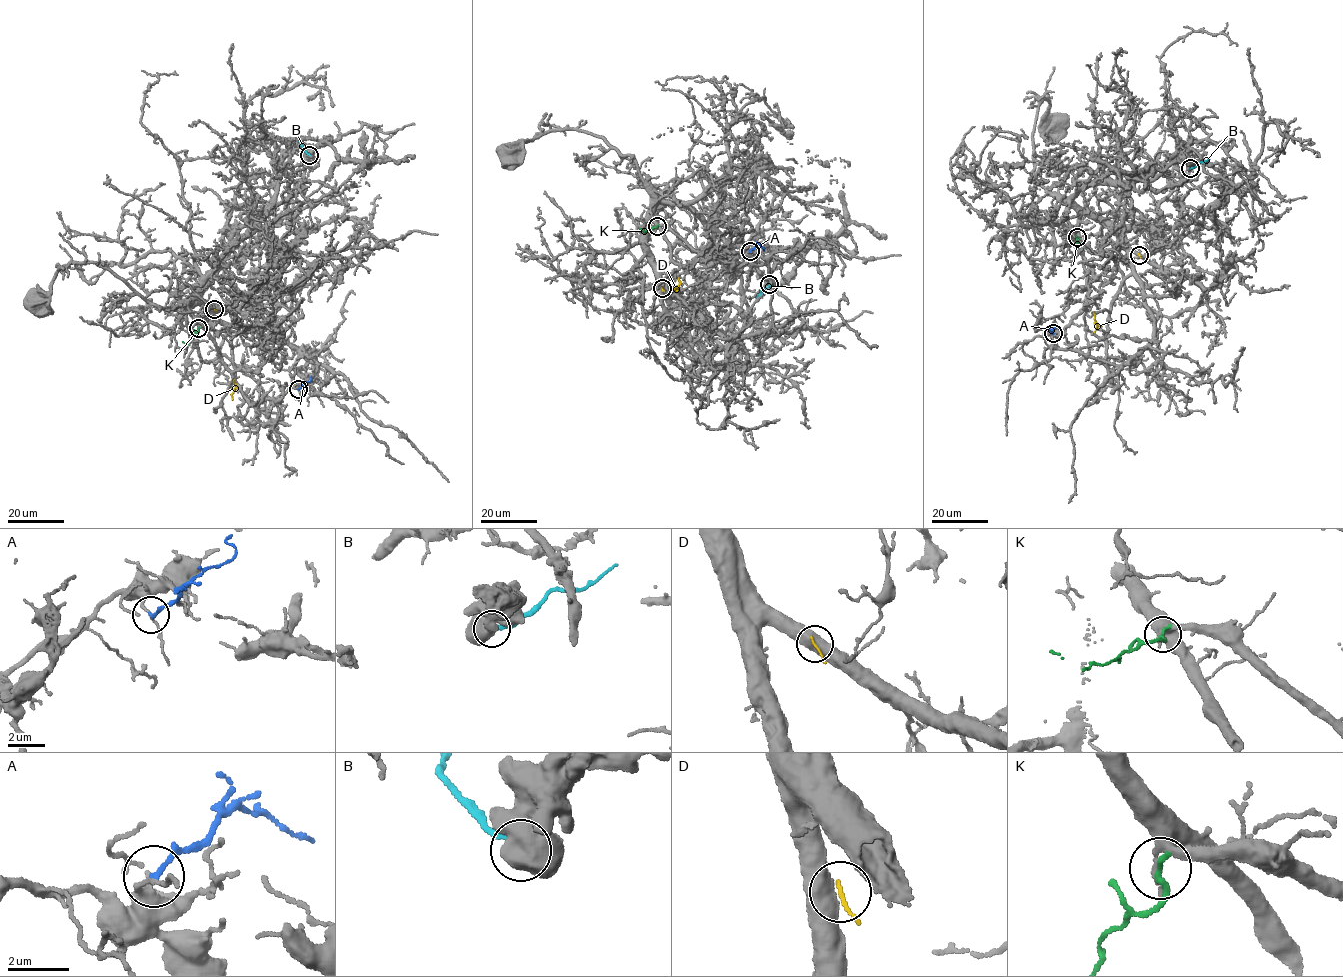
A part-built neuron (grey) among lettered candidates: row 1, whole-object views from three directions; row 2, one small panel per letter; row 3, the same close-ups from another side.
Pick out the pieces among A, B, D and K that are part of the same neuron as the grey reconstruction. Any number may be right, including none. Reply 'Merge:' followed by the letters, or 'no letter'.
Merge: no letter

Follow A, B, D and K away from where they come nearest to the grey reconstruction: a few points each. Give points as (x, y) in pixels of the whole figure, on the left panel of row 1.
A: (298, 389), (311, 380), (311, 377)
B: (309, 155), (298, 141)
D: (214, 309), (235, 386), (232, 400)
K: (198, 328), (188, 343), (182, 341)

